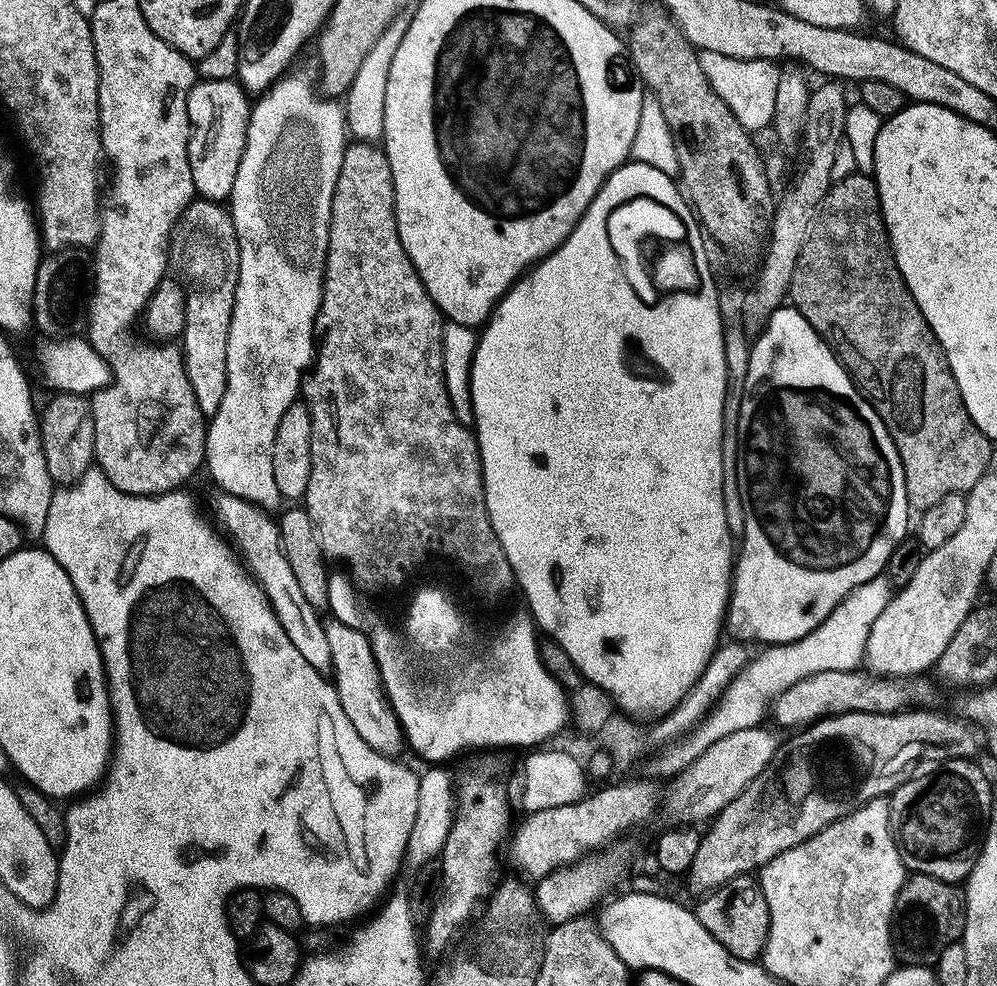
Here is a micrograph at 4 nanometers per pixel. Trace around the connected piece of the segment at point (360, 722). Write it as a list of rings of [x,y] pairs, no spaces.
[[[329,619],[325,623],[324,629],[326,630],[326,642],[330,642],[330,658],[332,659],[330,680],[340,699],[342,710],[346,710],[346,718],[350,718],[350,726],[354,726],[354,730],[358,730],[358,734],[362,734],[362,742],[366,742],[371,748],[381,752],[383,756],[399,757],[401,755],[399,752],[405,751],[406,748],[404,732],[400,728],[400,723],[394,714],[394,710],[388,705],[388,698],[384,694],[380,671],[376,665],[376,659],[372,653],[372,647],[367,635],[361,629],[351,628],[333,619]]]

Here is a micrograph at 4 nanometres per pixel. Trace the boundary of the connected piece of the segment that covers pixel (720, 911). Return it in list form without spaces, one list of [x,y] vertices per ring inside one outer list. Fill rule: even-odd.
[[[751,875],[739,876],[713,888],[701,900],[704,901],[694,908],[698,922],[702,922],[702,926],[718,938],[718,942],[722,942],[730,955],[755,961],[763,953],[770,930],[770,910],[766,906],[766,894],[762,894],[759,879]]]

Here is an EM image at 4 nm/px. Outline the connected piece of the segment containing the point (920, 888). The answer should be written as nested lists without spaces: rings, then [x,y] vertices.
[[[921,872],[905,879],[896,899],[894,913],[894,952],[904,964],[935,965],[946,946],[964,935],[964,893],[955,884],[947,884]]]

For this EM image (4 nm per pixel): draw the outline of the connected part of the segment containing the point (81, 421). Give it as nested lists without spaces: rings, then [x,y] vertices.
[[[57,393],[38,420],[40,447],[46,458],[47,474],[59,487],[68,487],[81,480],[82,474],[95,463],[94,422],[87,399],[72,393]]]

